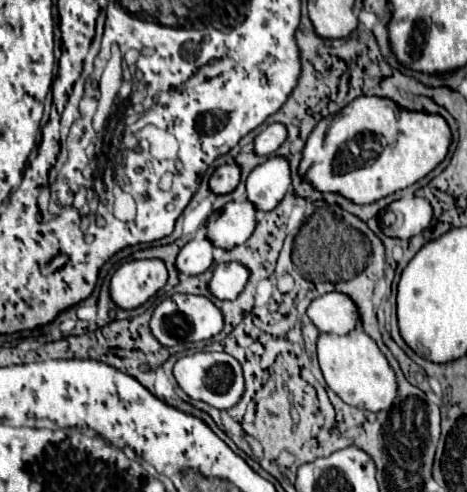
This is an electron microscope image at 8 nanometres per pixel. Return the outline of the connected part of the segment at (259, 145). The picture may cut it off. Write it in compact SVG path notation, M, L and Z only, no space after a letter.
M273 123L273 125L267 125L253 141L255 145L255 155L259 157L269 157L273 155L279 145L285 141L285 127L281 123Z

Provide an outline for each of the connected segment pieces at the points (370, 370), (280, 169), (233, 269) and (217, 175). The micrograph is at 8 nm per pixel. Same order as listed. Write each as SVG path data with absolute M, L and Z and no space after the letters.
M353 329L347 335L321 333L317 339L317 357L329 389L345 403L367 411L381 411L393 405L393 399L397 397L395 373L375 341L363 329Z
M269 157L263 165L257 165L245 181L247 201L251 201L257 211L275 209L289 187L289 163L285 163L285 159L281 157Z
M223 263L223 265L217 265L215 271L213 271L213 277L209 281L209 291L213 297L217 299L235 299L245 283L249 279L249 271L245 267L241 267L239 263Z
M235 163L233 165L221 165L211 175L209 189L211 189L211 193L217 193L217 195L231 193L237 187L239 177L241 177L241 169Z

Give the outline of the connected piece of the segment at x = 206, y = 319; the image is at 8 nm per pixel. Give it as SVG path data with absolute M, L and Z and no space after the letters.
M175 293L161 301L151 317L151 333L163 347L177 347L181 343L195 343L205 341L217 335L223 329L223 315L221 311L201 295L181 295Z

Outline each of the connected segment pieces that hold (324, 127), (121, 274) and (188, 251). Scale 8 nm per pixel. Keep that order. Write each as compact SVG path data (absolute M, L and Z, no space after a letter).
M363 95L347 103L341 111L317 123L317 127L311 131L303 147L299 175L303 181L311 183L321 193L337 193L357 205L369 205L423 179L445 159L449 145L451 145L451 131L443 117L403 111L391 99Z
M159 259L129 261L111 277L109 295L119 309L137 309L167 283L165 263Z
M191 239L177 255L175 267L179 275L199 275L207 271L213 263L213 253L215 247L209 243L209 239Z

